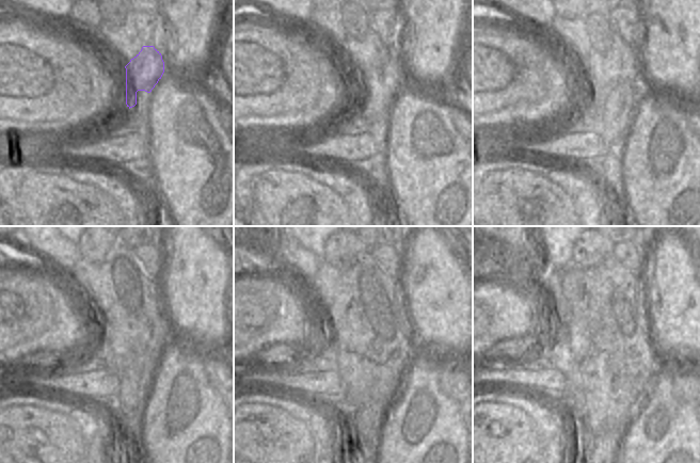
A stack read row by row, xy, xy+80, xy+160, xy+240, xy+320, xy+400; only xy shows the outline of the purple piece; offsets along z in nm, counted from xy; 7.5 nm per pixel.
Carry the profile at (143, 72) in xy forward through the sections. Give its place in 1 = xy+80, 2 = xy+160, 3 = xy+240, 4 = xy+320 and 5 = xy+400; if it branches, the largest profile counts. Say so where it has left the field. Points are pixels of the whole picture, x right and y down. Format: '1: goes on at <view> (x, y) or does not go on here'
1: goes on at xy+80 (382, 85)
2: goes on at xy+160 (620, 104)
3: goes on at xy+240 (136, 383)
4: goes on at xy+320 (365, 427)
5: goes on at xy+400 (603, 442)

